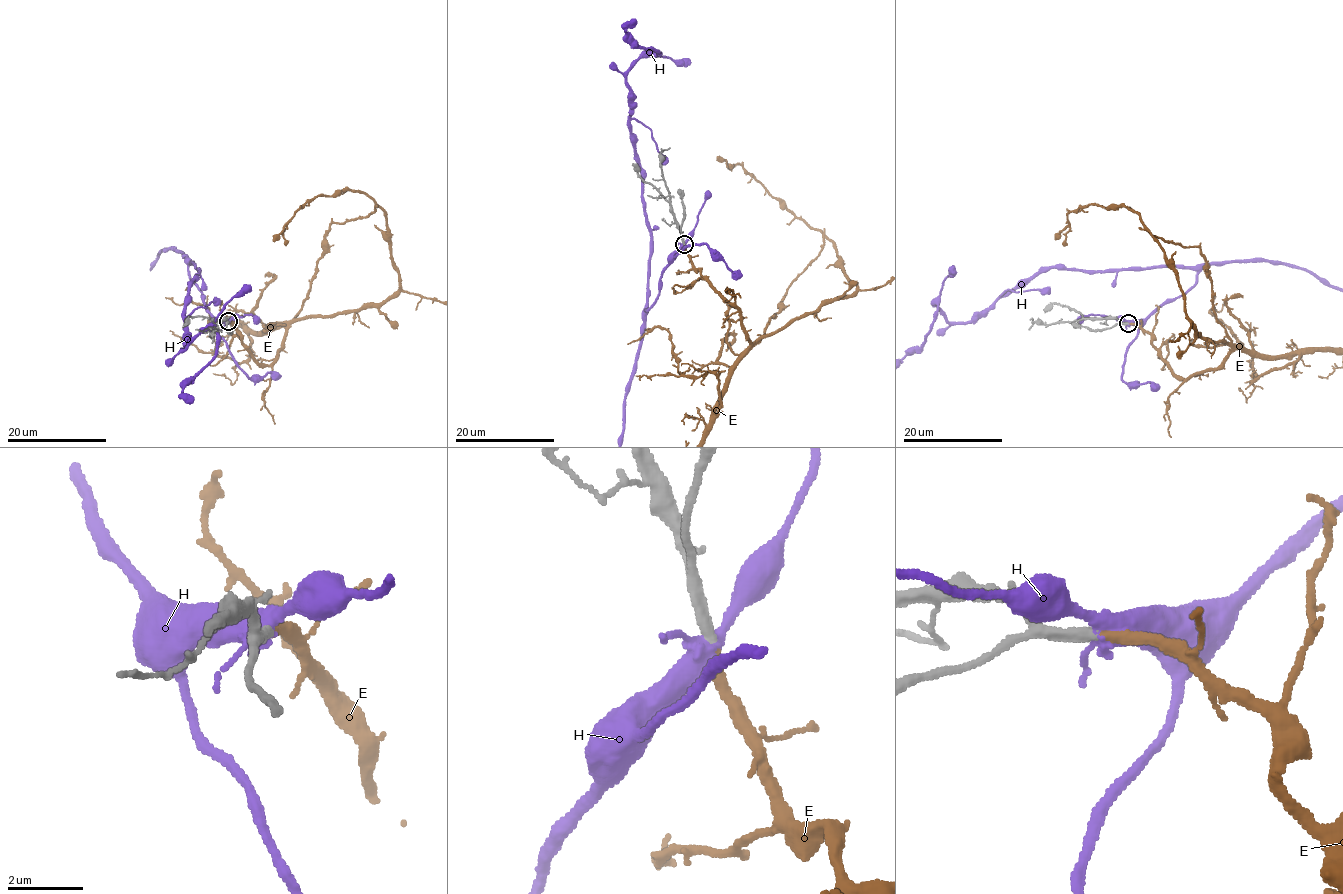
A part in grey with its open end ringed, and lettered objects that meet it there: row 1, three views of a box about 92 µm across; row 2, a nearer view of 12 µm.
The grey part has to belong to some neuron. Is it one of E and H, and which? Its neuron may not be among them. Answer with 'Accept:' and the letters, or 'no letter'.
Accept: E

